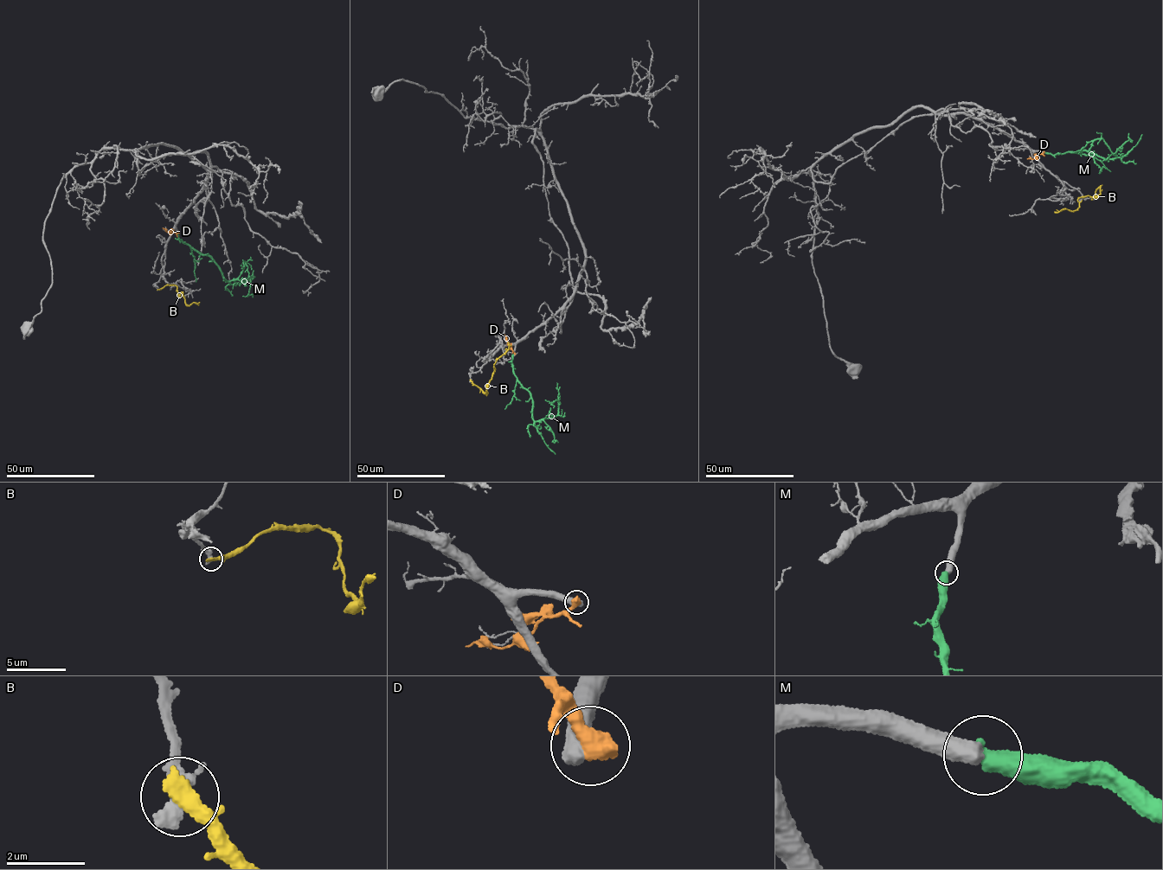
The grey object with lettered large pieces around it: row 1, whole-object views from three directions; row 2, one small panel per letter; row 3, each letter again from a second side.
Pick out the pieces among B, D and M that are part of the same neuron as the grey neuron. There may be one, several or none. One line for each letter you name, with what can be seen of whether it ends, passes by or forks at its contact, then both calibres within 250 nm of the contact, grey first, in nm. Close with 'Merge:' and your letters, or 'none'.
M: it ends there; 500 nm thick on the grey side, 550 nm on the other
Merge: M

